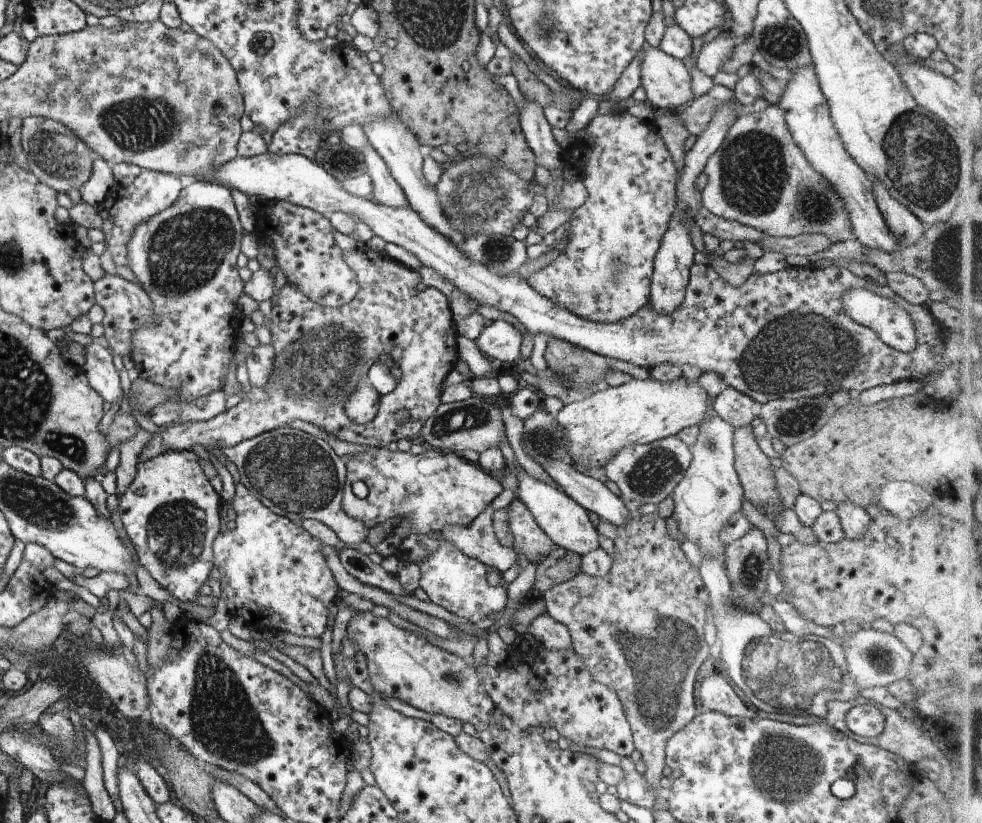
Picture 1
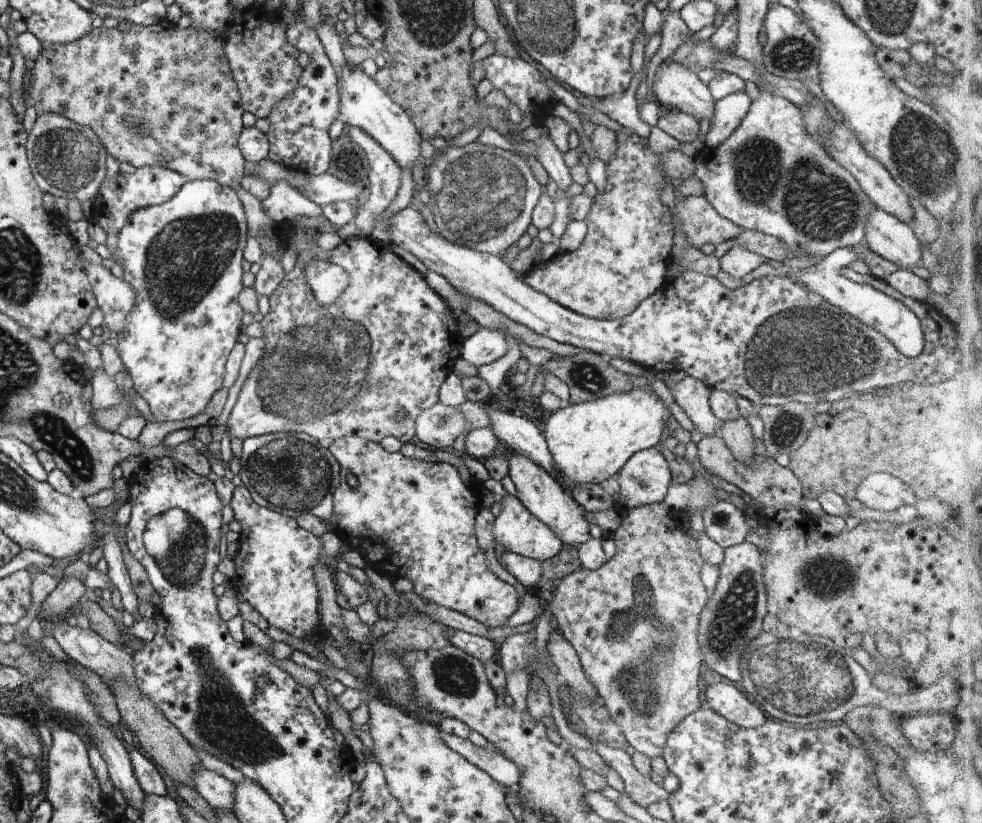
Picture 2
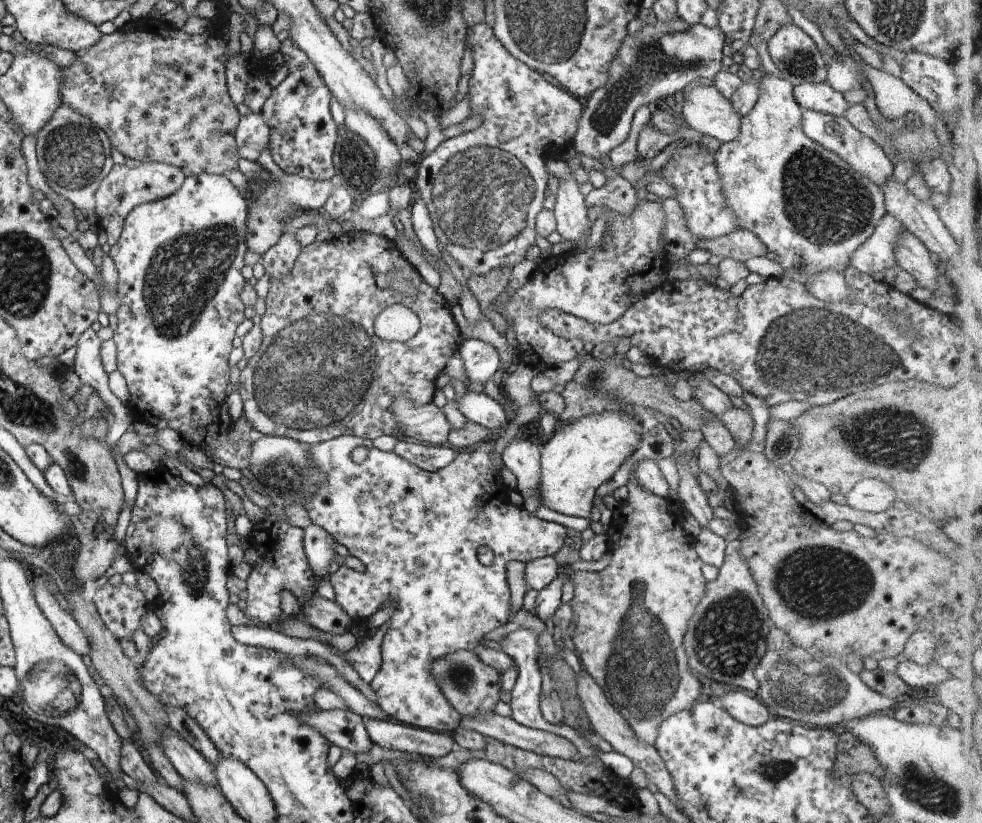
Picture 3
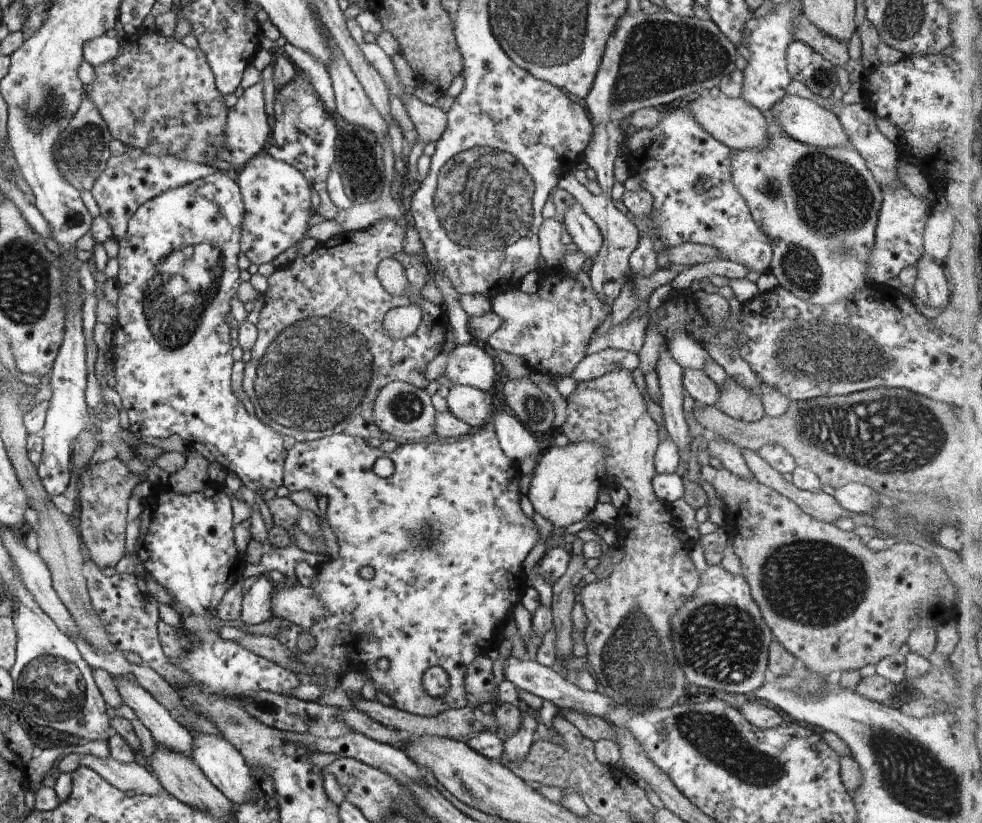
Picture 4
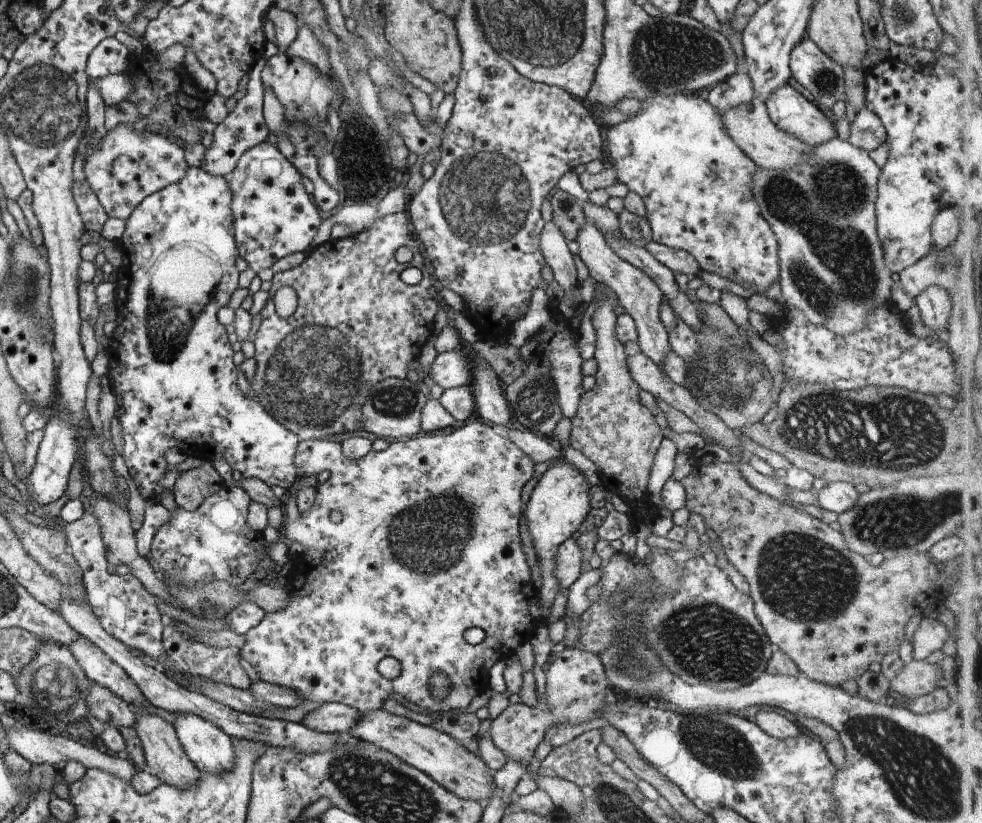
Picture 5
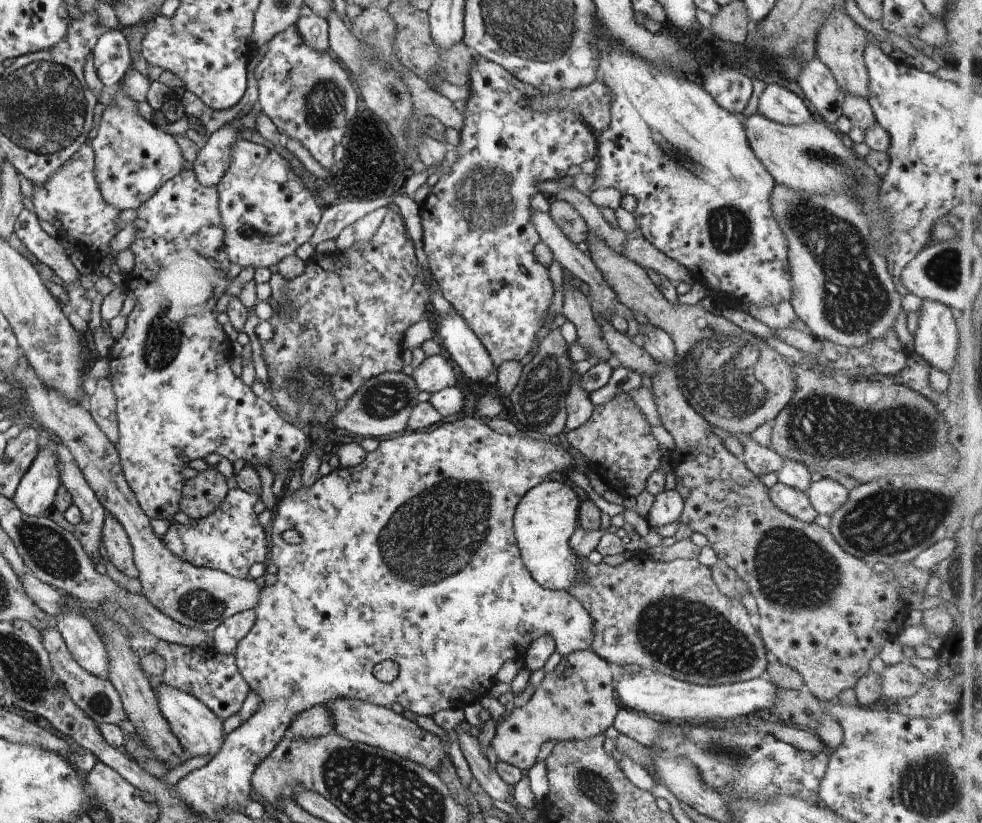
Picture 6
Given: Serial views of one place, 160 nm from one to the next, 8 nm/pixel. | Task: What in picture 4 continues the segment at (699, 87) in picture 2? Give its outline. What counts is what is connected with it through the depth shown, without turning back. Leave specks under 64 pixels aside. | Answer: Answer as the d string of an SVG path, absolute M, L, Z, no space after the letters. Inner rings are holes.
M716 92L703 93L694 101L684 102L685 110L700 123L718 142L731 149L759 149L769 139L765 114L742 97L734 98Z

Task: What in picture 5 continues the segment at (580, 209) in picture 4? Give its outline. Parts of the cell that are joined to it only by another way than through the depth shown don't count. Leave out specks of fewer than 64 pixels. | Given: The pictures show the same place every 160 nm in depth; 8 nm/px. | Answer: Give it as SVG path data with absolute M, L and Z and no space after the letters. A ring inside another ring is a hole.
M586 222L578 231L575 240L578 242L579 255L588 267L589 276L596 284L604 283L613 290L618 305L624 308L635 320L639 334L637 343L640 350L646 353L664 372L665 358L671 350L668 332L661 321L660 301L663 294L660 287L639 268L622 260L611 248L602 232L594 223Z

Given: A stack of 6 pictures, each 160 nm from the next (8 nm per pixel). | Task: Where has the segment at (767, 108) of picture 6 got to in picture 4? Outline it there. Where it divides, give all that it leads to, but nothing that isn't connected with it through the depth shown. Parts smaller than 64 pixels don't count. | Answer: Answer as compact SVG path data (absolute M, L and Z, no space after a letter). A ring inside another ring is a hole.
M786 94L772 106L772 114L780 128L792 138L815 147L844 147L850 146L848 135L839 118L812 99Z

